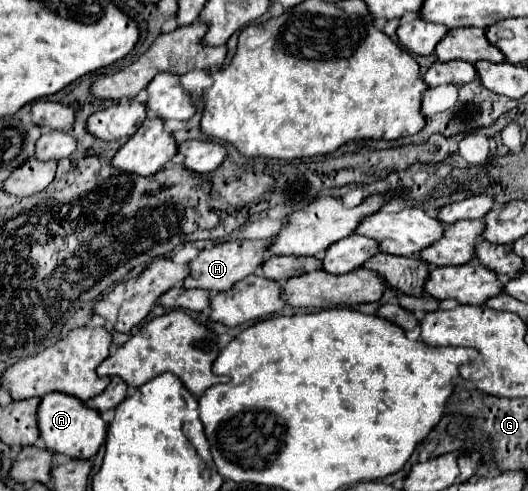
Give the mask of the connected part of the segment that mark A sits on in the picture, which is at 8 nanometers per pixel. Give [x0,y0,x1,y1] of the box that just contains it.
[38,391,108,459]

